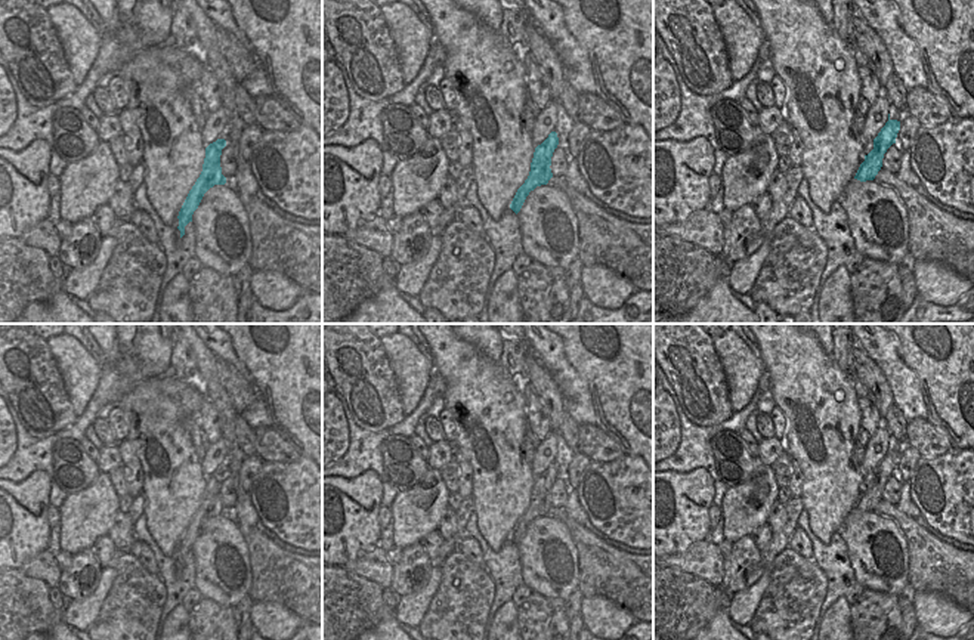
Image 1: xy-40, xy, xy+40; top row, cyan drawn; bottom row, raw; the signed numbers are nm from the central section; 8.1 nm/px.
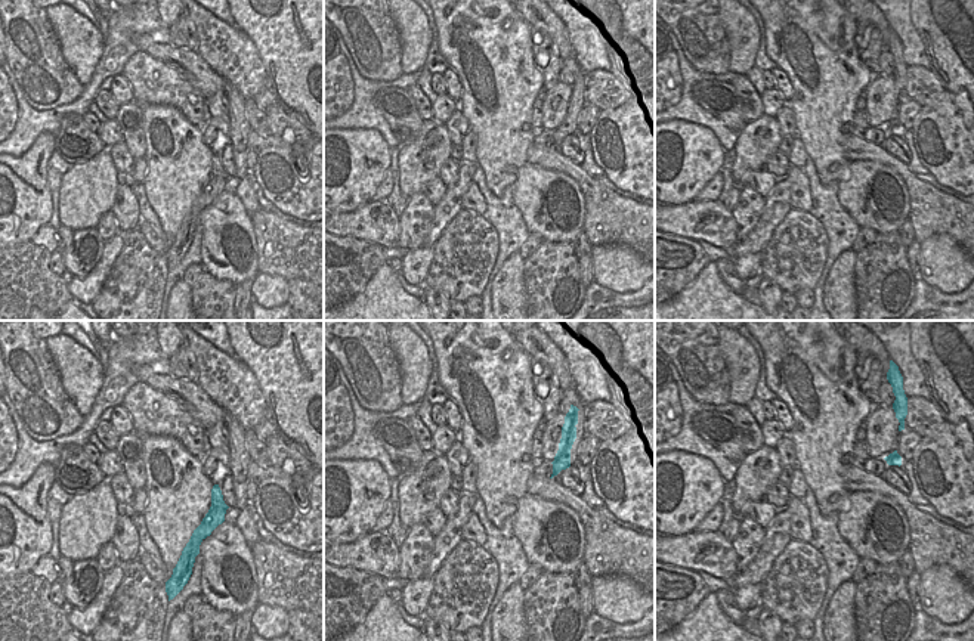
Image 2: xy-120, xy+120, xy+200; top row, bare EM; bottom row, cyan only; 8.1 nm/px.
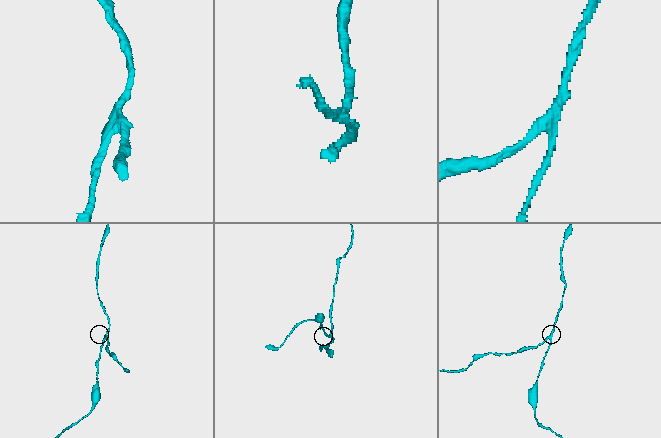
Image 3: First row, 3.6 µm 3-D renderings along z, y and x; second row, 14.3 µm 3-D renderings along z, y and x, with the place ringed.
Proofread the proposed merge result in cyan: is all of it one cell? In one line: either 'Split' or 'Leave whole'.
Split.

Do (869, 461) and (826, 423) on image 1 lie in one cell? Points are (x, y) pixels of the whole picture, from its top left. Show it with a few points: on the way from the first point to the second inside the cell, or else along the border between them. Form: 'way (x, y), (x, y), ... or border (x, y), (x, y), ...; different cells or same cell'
border (860, 464), (863, 475); different cells

